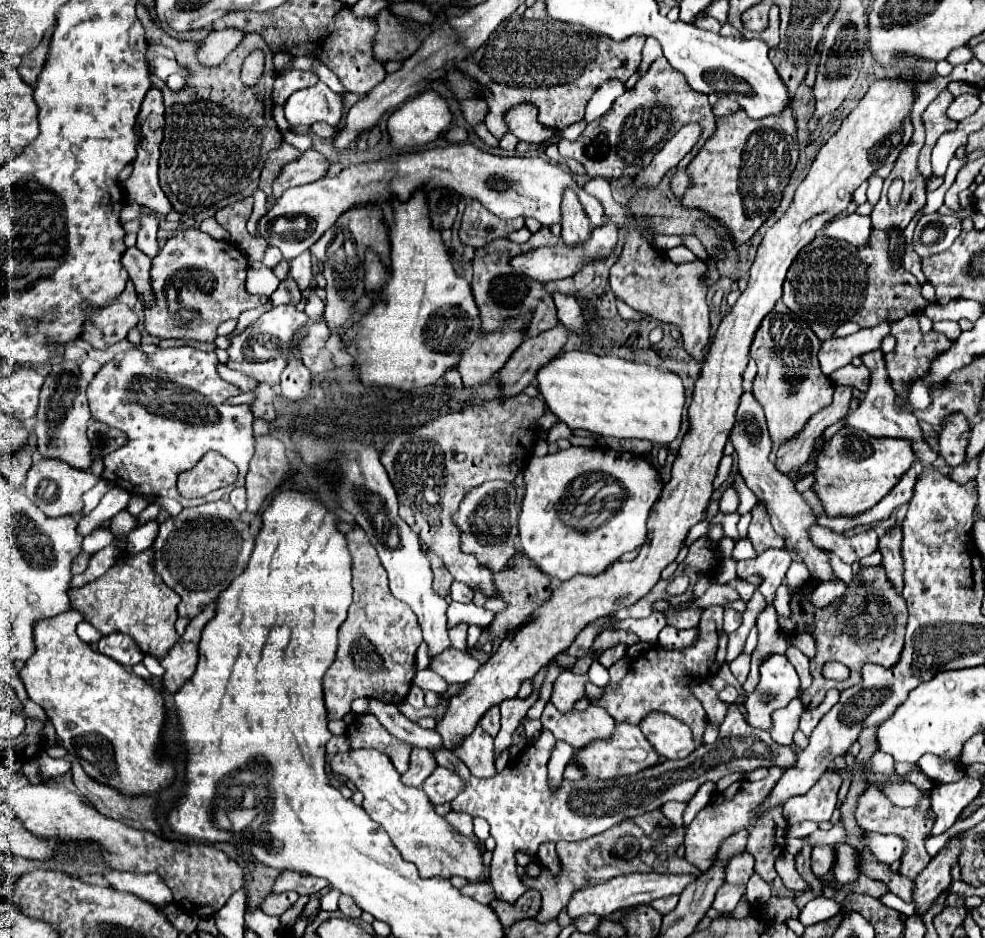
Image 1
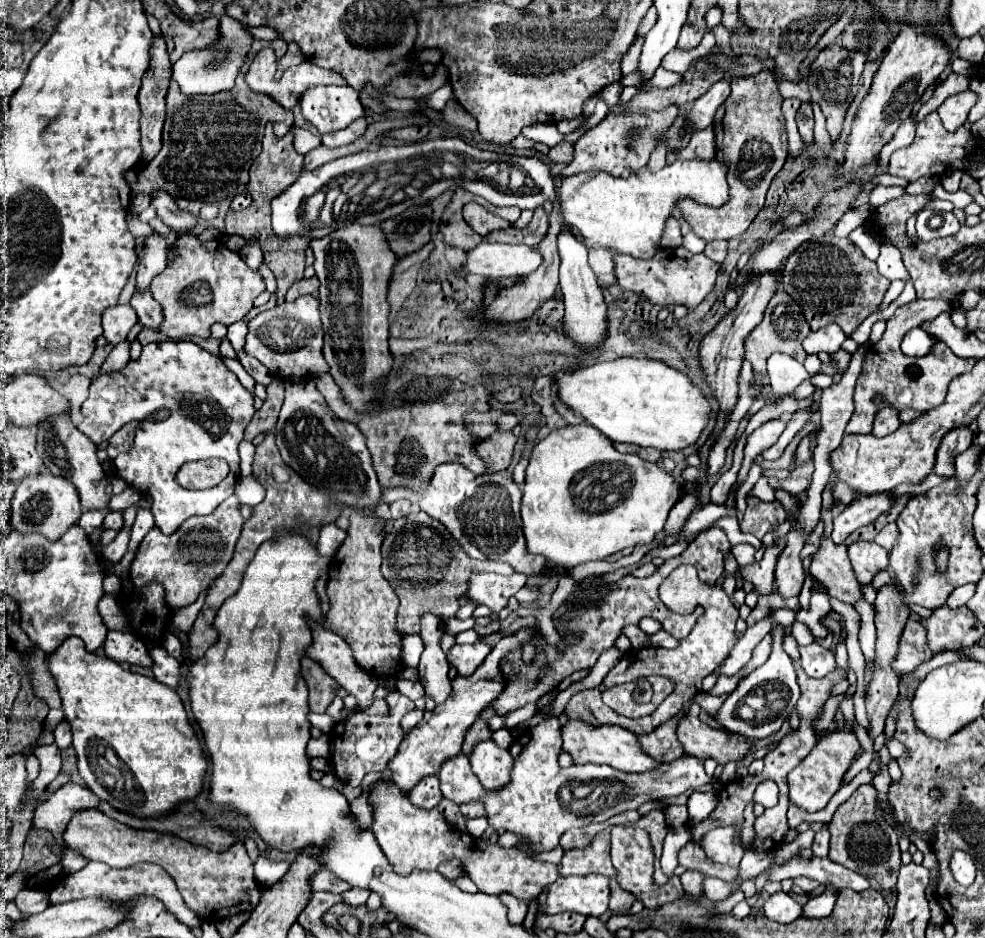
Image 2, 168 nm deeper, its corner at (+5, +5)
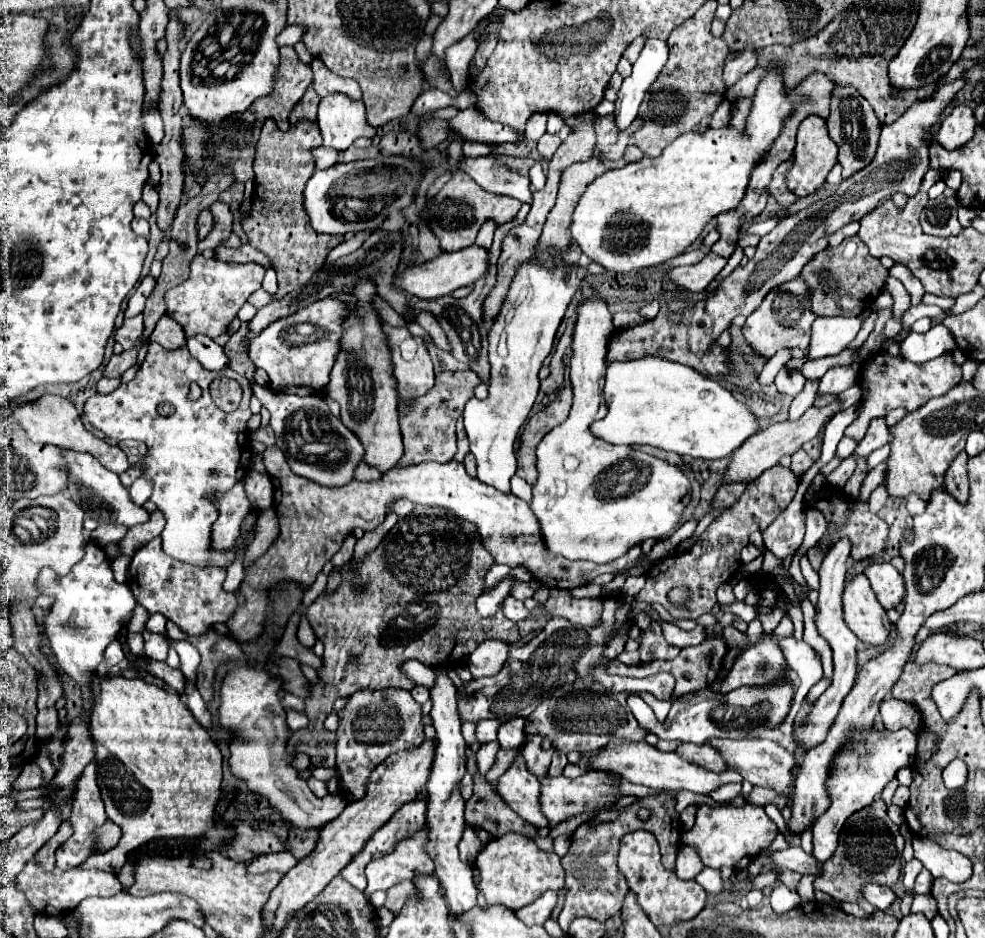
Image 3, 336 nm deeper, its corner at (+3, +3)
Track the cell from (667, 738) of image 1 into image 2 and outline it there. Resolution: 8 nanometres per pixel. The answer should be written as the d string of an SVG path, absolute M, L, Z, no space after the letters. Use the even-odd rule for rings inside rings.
M694 703L690 707L690 713L684 715L678 725L678 739L686 753L702 761L714 759L718 765L726 765L730 761L744 759L752 751L752 739L702 723L698 719L698 711L700 707Z

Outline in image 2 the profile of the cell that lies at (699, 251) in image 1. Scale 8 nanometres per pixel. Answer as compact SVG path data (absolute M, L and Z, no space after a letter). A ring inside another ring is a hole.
M716 241L716 243L708 243L704 255L708 255L710 259L718 259L722 263L722 259L726 257L726 241Z

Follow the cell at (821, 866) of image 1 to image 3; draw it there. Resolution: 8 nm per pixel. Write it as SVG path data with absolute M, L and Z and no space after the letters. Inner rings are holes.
M870 729L864 735L858 733L856 739L852 739L852 741L854 743L848 743L846 749L834 761L832 777L826 783L832 805L828 807L828 811L822 817L818 817L814 821L814 827L812 827L812 833L814 833L814 853L812 855L820 863L830 859L832 853L836 851L838 835L840 835L844 821L852 813L870 805L880 795L884 785L896 775L896 771L912 765L914 755L916 755L916 735L910 729L898 729L894 733L884 729L882 737L876 733L876 729Z

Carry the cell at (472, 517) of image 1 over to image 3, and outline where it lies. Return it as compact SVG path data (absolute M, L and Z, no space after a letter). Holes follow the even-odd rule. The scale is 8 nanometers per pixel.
M266 447L262 461L274 485L274 509L278 515L280 533L272 541L270 549L260 559L256 559L254 565L246 567L240 587L234 591L236 597L244 597L244 605L236 605L234 615L226 621L230 637L236 643L260 635L264 617L268 613L268 597L264 595L264 589L274 587L282 579L292 579L302 583L302 587L310 587L322 567L340 549L344 537L352 533L354 527L362 527L364 531L378 527L386 519L386 509L398 499L410 499L414 505L454 511L462 521L476 525L482 547L494 557L494 563L504 563L512 569L526 567L532 577L546 587L574 589L578 585L590 583L602 573L618 573L640 557L640 545L632 547L624 557L606 565L568 561L562 555L558 557L546 553L546 547L542 547L542 533L538 533L538 521L528 503L514 493L500 493L480 479L470 477L464 465L454 459L448 463L422 463L410 469L390 469L380 481L352 481L344 487L322 487L314 485L314 481L306 481L304 477L294 475L278 447Z

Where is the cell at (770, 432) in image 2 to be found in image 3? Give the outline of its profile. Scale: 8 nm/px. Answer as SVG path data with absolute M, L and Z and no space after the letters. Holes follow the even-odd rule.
M808 379L804 391L802 391L800 395L794 397L794 401L792 401L790 409L788 409L788 421L796 421L796 419L800 419L802 413L806 411L806 407L812 405L812 397L816 395L816 383L818 383L818 381L810 381L810 379Z

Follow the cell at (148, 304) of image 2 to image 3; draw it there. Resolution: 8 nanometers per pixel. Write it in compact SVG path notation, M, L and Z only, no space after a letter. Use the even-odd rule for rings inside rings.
M168 315L160 317L160 321L154 327L154 333L150 335L150 341L156 341L166 349L176 349L176 347L186 345L182 327L174 319L170 319Z

